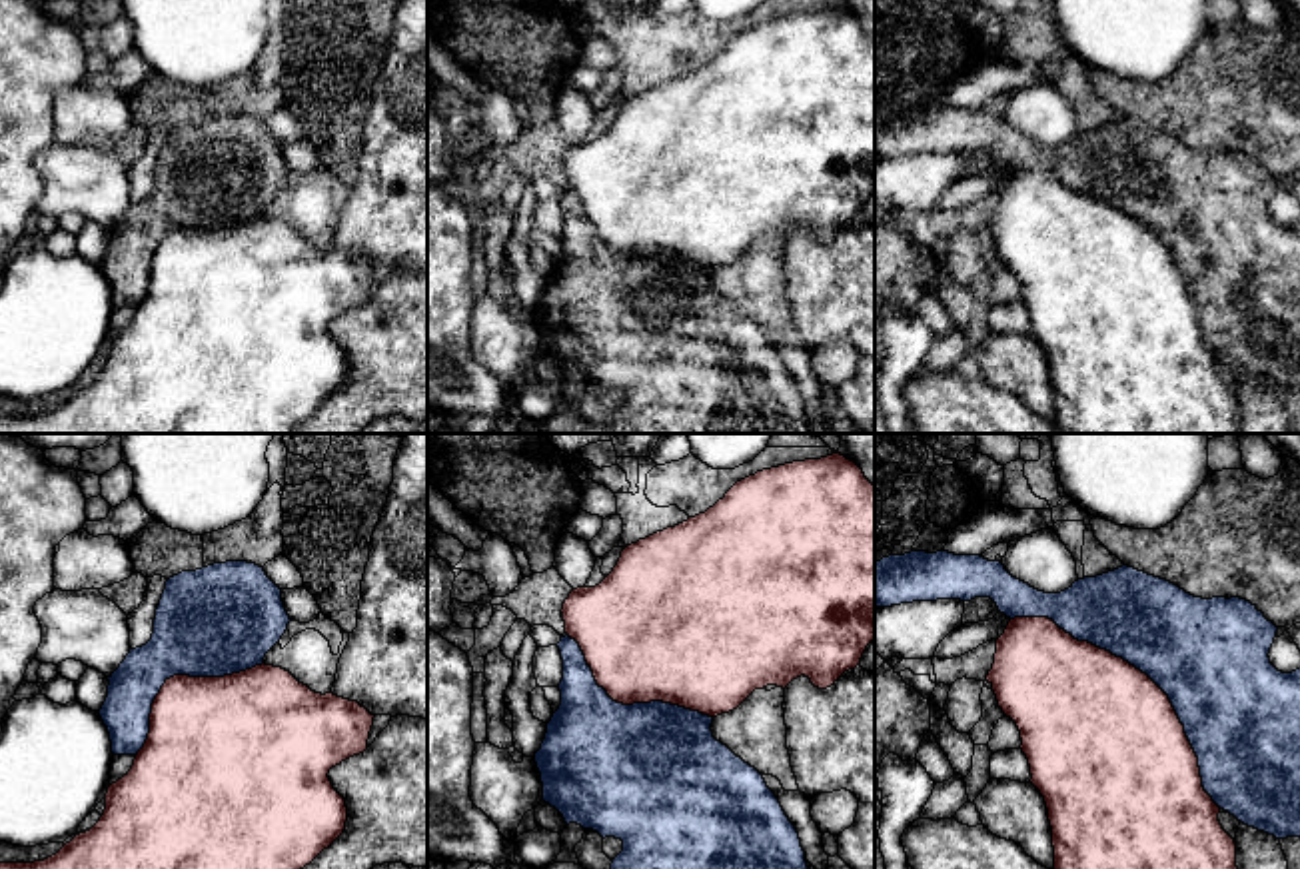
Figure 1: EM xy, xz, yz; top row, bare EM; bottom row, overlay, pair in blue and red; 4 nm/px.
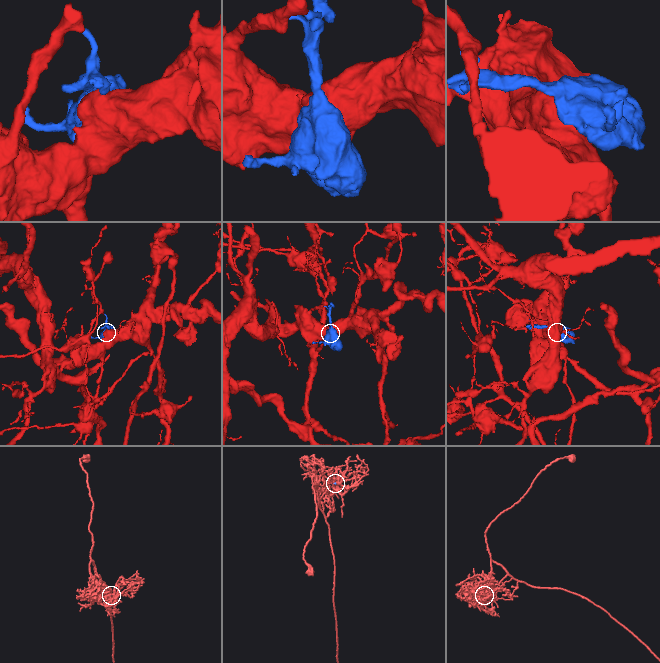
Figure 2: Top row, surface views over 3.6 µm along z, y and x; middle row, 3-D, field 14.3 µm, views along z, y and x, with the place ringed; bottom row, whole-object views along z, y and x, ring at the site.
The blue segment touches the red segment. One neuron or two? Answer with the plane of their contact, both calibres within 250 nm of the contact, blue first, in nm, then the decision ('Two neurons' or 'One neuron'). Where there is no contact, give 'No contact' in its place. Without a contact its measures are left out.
Touches blue in yz. Thickness 440 nm (blue) against 480 nm. Two neurons

